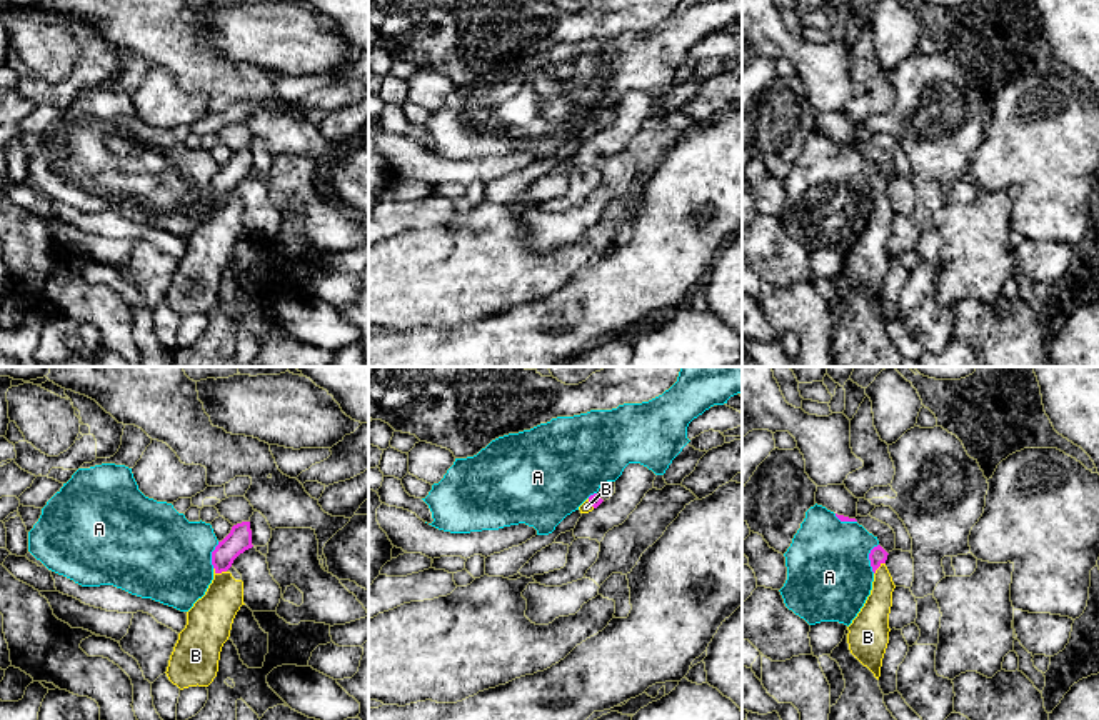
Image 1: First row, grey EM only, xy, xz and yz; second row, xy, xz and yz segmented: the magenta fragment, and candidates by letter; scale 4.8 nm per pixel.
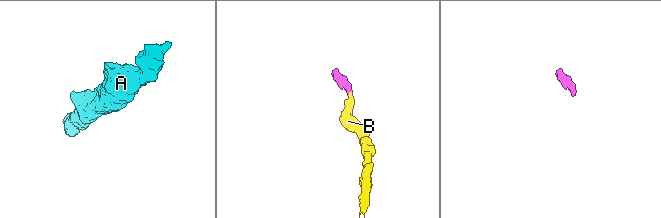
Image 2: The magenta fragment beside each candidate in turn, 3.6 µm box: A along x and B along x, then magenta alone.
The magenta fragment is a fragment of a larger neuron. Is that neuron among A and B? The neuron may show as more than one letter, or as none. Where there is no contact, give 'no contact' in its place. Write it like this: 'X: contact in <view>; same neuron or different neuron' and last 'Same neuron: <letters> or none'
A: contact in yz; different neuron
B: contact in xy; same neuron
Same neuron: B

